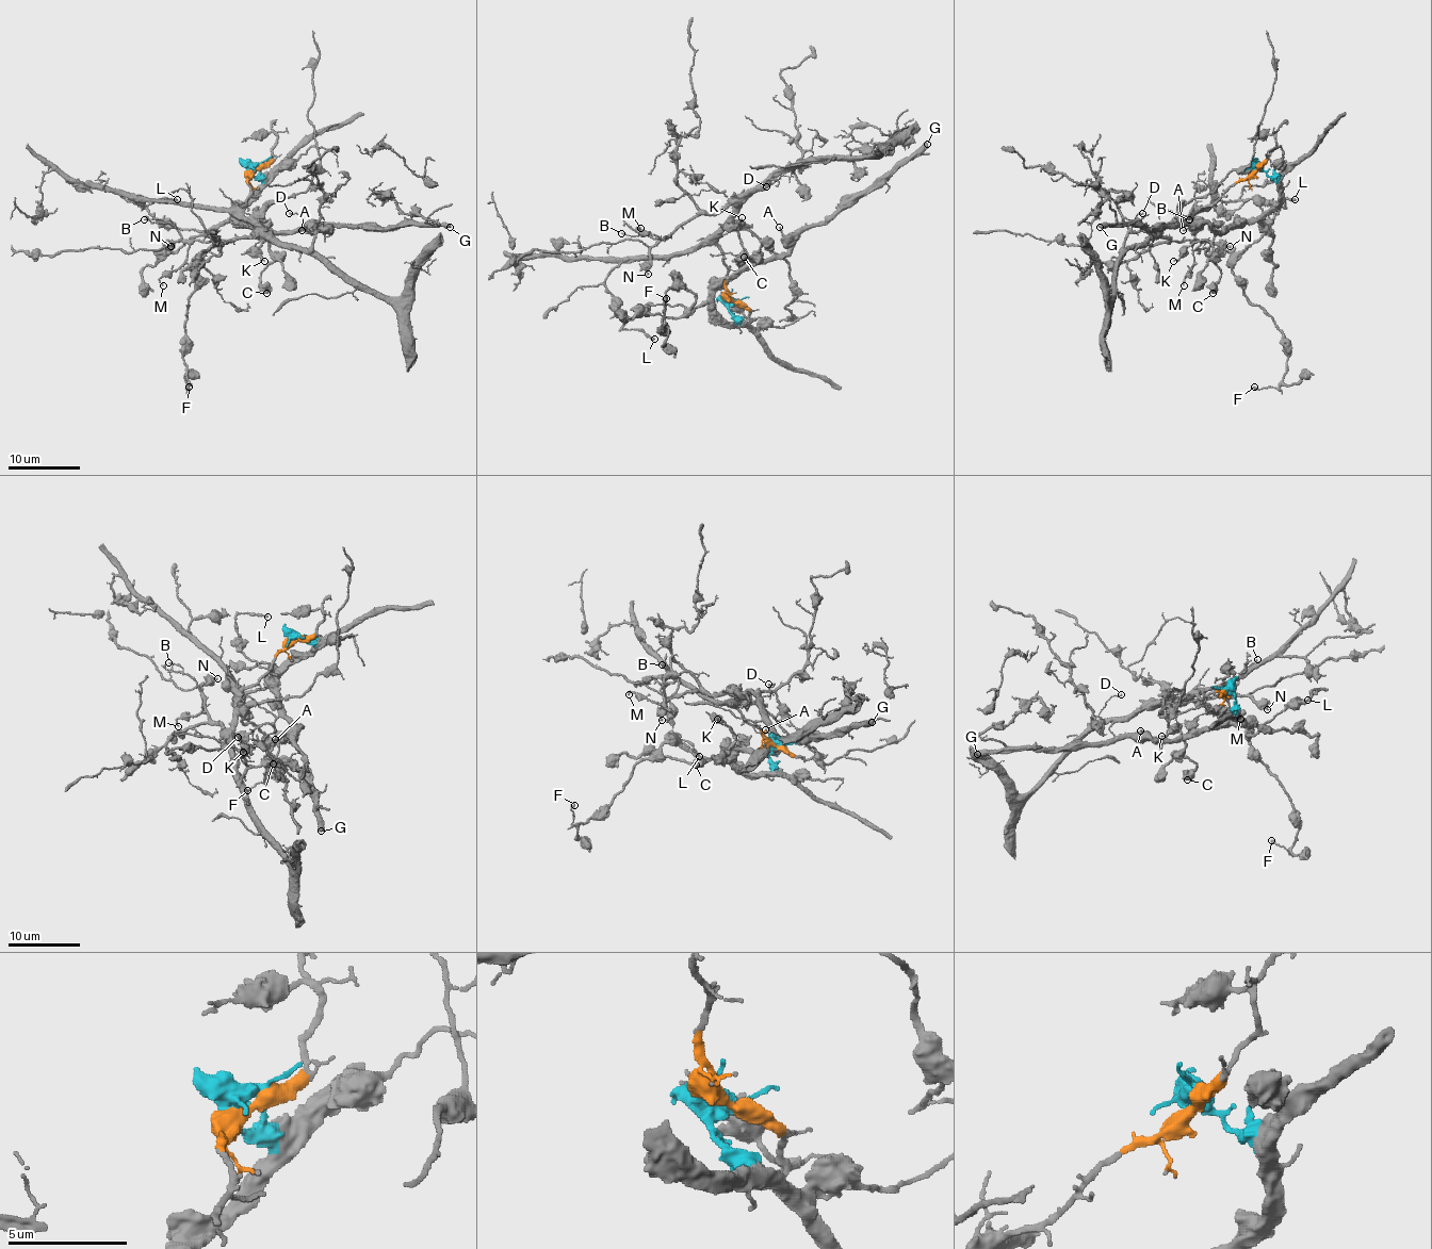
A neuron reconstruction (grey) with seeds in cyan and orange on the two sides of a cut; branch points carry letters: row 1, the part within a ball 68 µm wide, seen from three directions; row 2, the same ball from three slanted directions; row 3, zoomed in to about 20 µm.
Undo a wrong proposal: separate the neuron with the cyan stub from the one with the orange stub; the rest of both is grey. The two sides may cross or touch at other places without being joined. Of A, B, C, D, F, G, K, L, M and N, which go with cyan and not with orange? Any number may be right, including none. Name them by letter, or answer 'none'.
A, C, F, G, K, L

